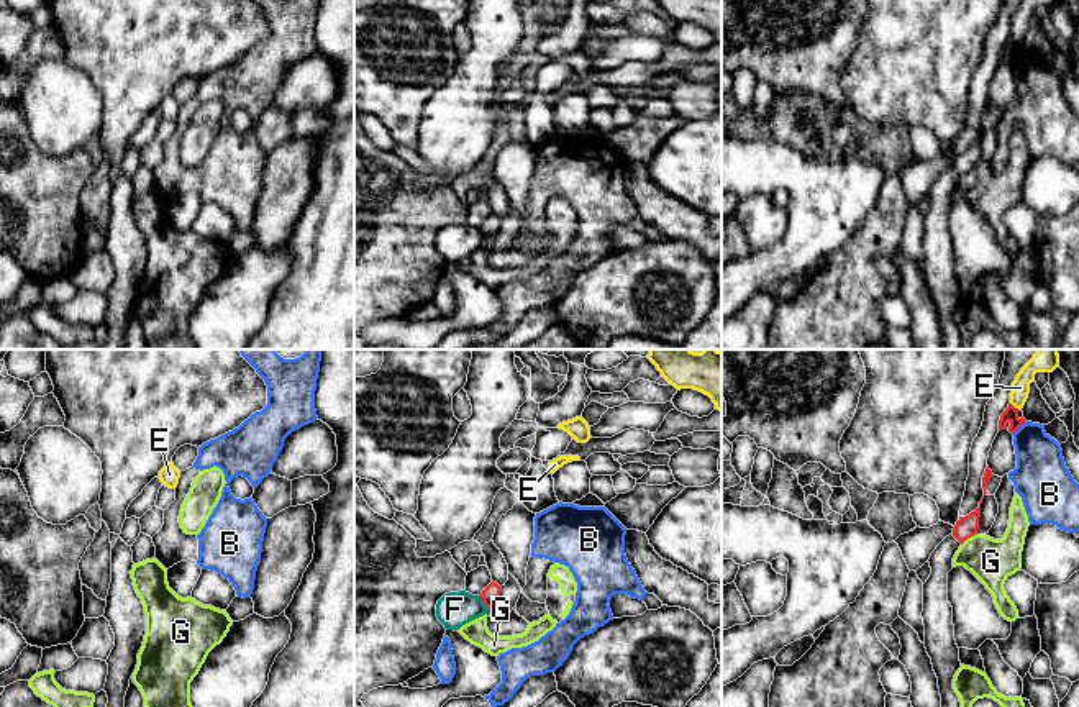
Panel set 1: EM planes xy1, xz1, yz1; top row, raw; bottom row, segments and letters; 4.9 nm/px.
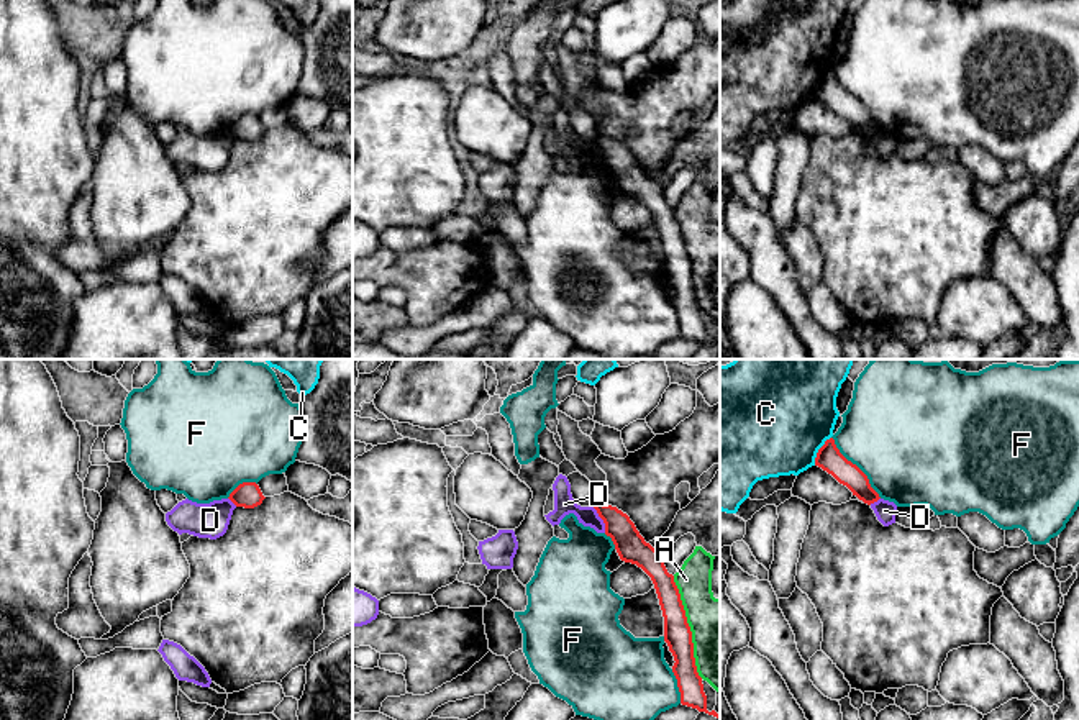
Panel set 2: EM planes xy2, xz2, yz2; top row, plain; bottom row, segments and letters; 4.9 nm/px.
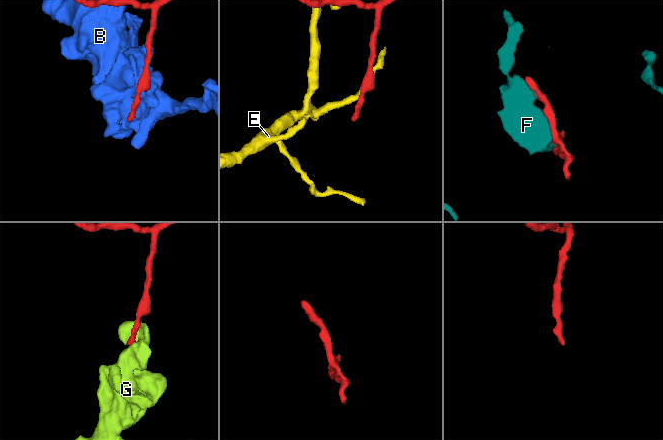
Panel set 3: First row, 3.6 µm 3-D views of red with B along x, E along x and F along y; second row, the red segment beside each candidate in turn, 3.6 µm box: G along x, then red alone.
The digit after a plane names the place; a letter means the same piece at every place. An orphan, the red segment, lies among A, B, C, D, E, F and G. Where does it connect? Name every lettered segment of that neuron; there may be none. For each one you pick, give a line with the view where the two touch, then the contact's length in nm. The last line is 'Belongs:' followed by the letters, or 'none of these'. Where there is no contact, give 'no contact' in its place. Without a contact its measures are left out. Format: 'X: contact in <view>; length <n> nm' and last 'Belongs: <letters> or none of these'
Belongs: none of these

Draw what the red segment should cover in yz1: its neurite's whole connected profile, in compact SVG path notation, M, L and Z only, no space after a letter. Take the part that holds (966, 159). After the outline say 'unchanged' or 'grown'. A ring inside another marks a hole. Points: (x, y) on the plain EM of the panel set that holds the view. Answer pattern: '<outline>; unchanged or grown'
M982 133L969 148L959 149L953 166L931 185L928 192L931 207L923 217L925 281L938 310L943 349L961 348L961 335L953 322L953 312L961 294L954 272L953 239L948 235L948 205L953 202L953 190L959 179L977 167L981 136Z; grown

